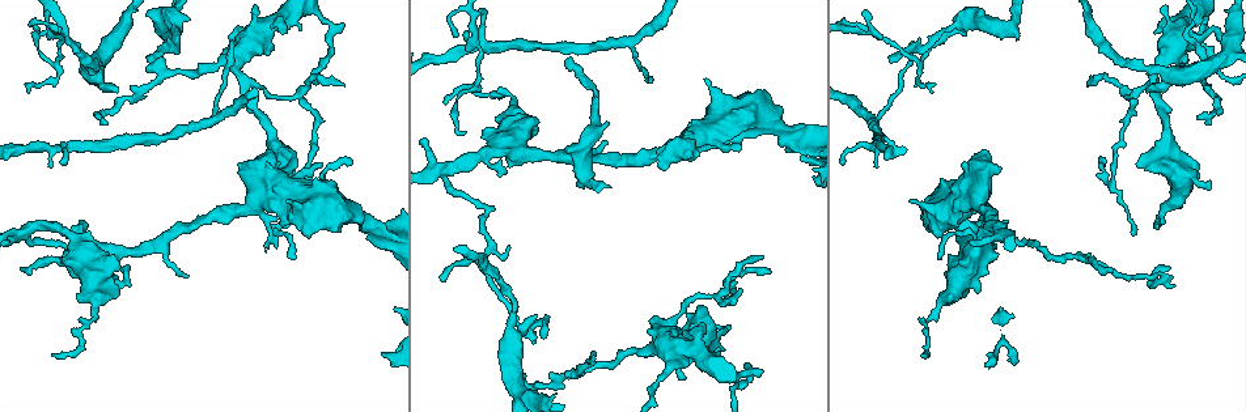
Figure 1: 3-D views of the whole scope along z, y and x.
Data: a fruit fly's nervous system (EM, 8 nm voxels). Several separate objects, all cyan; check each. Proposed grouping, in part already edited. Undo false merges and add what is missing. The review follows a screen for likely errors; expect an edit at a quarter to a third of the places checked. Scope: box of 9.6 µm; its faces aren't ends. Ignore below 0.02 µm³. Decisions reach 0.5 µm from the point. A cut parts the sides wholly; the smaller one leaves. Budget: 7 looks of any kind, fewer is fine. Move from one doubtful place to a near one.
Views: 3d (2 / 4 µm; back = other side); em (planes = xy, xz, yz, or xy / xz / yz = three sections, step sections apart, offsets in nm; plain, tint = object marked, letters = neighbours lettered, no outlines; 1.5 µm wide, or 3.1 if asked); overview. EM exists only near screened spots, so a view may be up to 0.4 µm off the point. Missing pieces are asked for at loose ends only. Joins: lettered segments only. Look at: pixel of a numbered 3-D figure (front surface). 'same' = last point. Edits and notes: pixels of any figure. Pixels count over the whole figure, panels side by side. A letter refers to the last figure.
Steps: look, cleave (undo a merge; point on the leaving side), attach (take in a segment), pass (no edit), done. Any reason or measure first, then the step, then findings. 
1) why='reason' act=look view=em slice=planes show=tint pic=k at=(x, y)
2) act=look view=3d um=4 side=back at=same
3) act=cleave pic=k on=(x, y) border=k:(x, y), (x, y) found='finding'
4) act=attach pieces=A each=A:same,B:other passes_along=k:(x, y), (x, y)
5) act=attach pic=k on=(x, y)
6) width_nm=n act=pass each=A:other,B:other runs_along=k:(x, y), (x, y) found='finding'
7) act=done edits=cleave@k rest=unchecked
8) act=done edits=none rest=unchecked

why='branch stops here' act=look view=3d um=2 pic=1 at=(1156, 225)

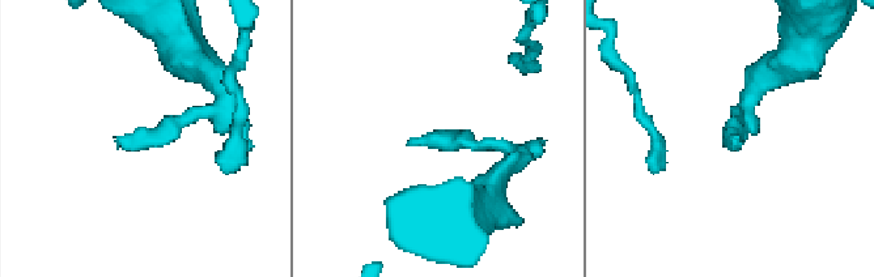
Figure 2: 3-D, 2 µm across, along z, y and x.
act=look view=em slice=planes show=letters pic=2 at=(120, 140)

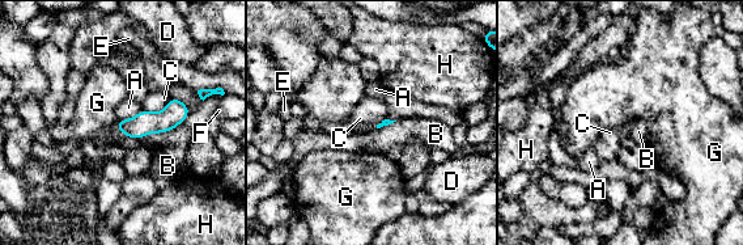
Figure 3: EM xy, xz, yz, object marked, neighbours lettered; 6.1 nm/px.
act=pass each=A:other,B:other,C:other,D:other,E:other,F:other,G:other,H:other found='none of them fits'

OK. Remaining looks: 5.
why='branch stops here' act=look view=em slice=planes show=letters pic=1 at=(1147, 89)

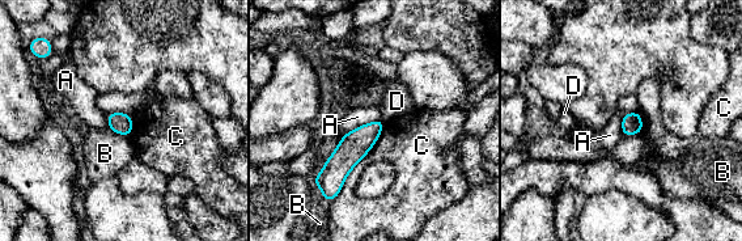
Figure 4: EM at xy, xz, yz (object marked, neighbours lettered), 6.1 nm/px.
act=pass each=A:other,B:other,C:other,D:other found='none of them fits'

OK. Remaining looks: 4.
act=look view=3d um=4 pic=1 at=(587, 183)

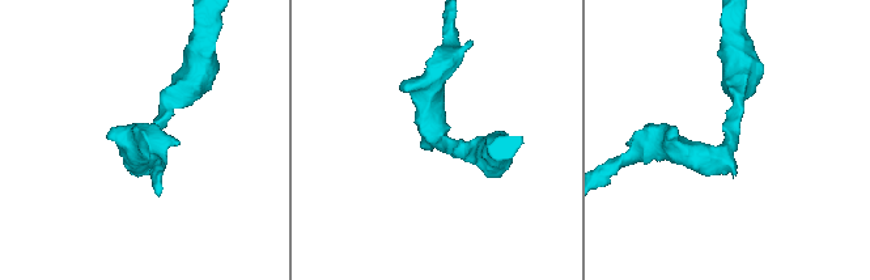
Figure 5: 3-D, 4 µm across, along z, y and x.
why='shape alone is not enough' act=look view=em slice=yz step=4 show=tint pic=5 at=(730, 148)

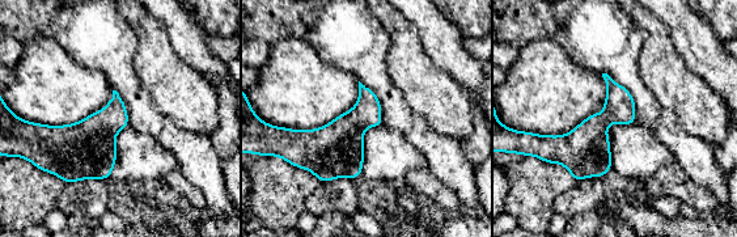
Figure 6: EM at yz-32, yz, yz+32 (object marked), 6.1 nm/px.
act=look view=em slice=planes show=letters at=same

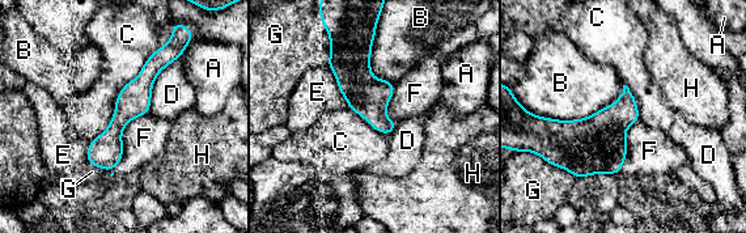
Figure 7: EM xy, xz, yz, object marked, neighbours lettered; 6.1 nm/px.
act=pass each=A:other,B:other,C:other,D:other,E:other,F:other,G:other,H:other runs_along=7:(164, 50), (110, 142), (92, 160) found='continuous, no second neuron'

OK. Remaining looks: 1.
act=done edits=none rest=unchecked

